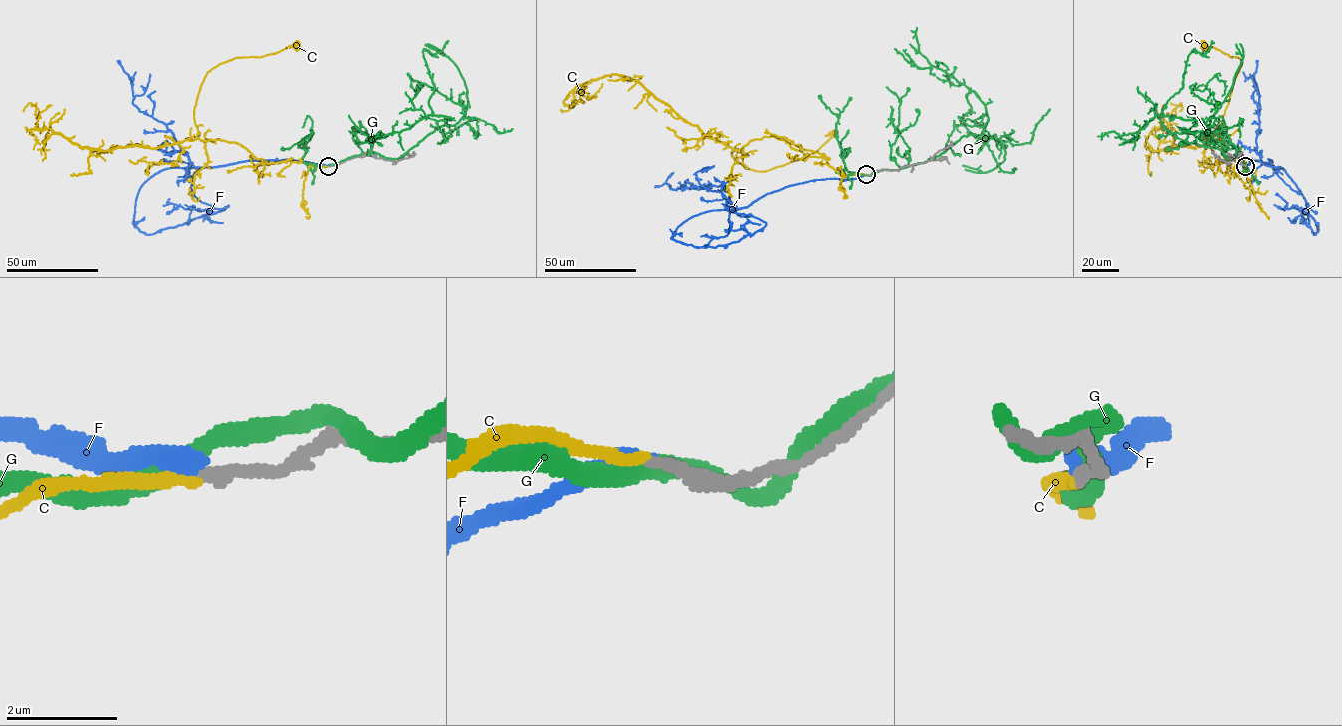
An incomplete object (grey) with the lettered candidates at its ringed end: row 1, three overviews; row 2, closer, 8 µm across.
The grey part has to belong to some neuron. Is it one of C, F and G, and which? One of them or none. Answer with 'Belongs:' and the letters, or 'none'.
Belongs: C

